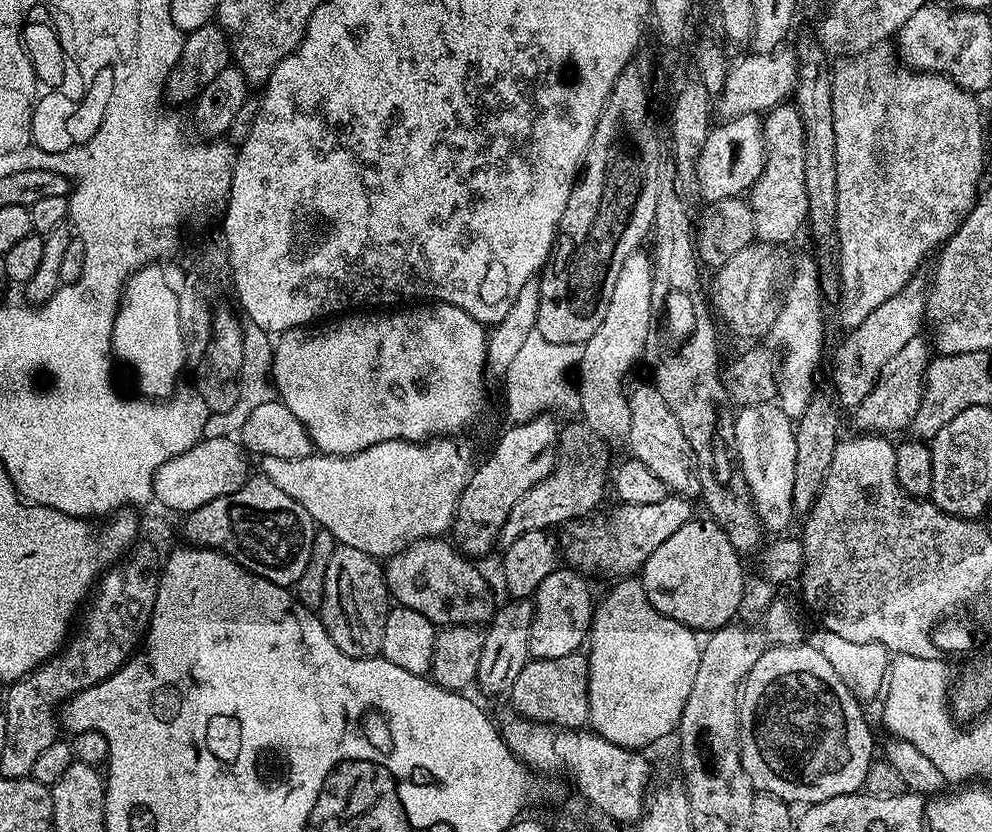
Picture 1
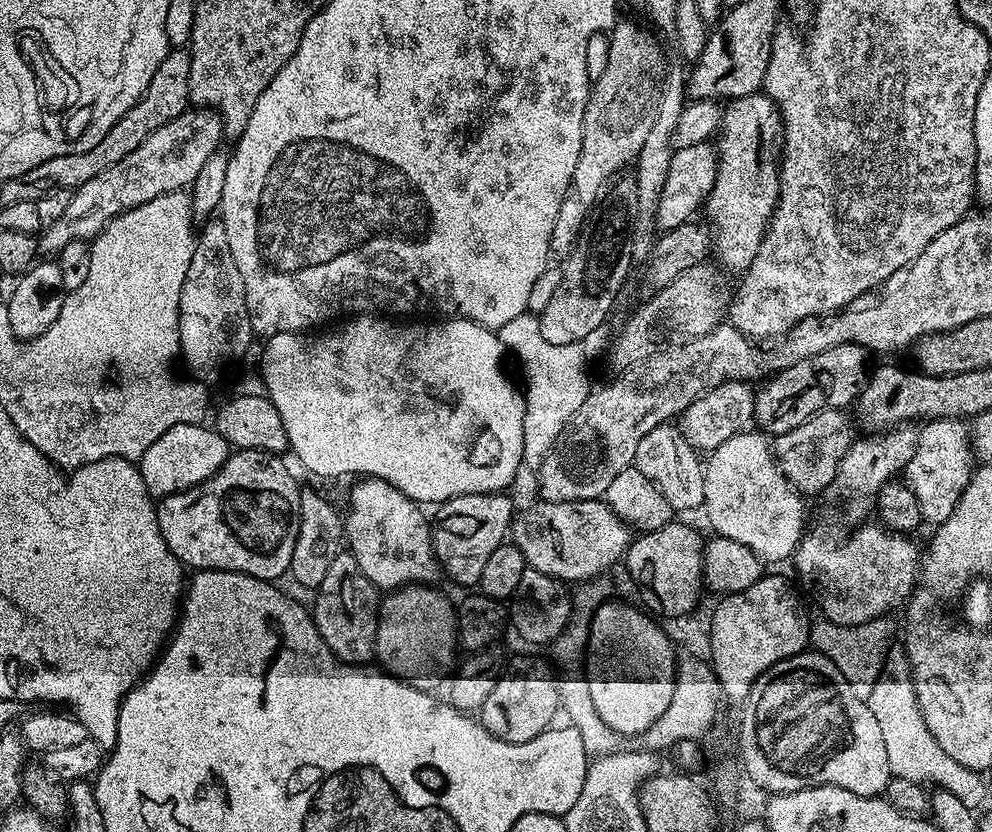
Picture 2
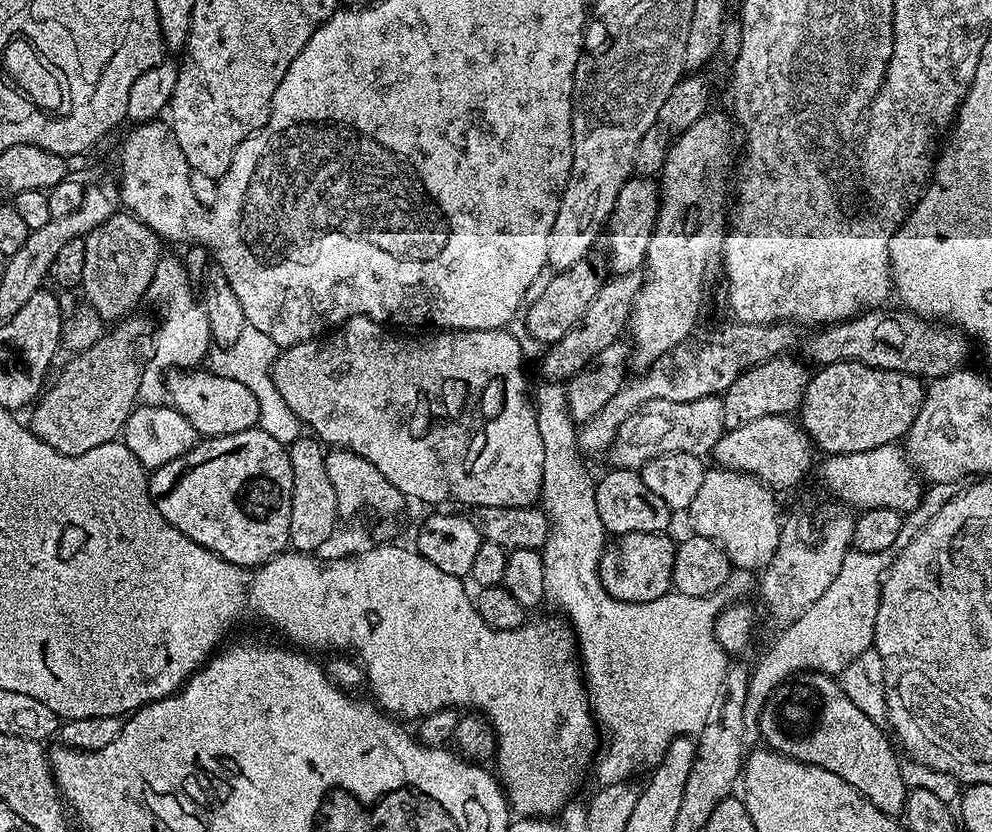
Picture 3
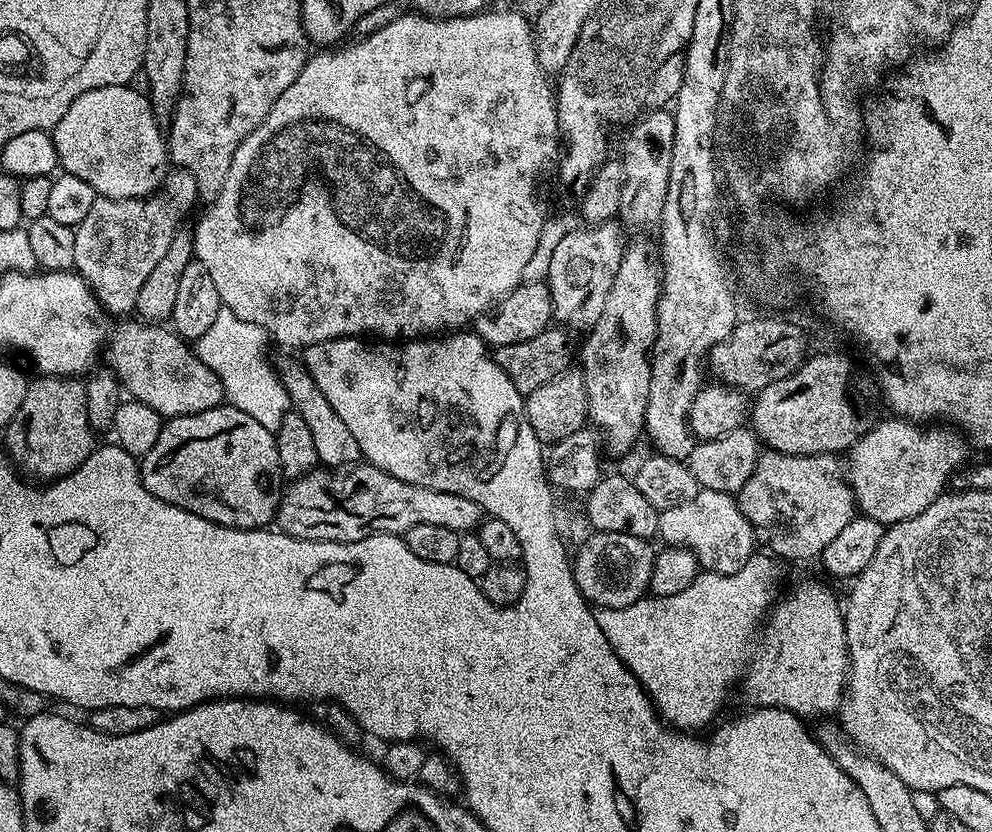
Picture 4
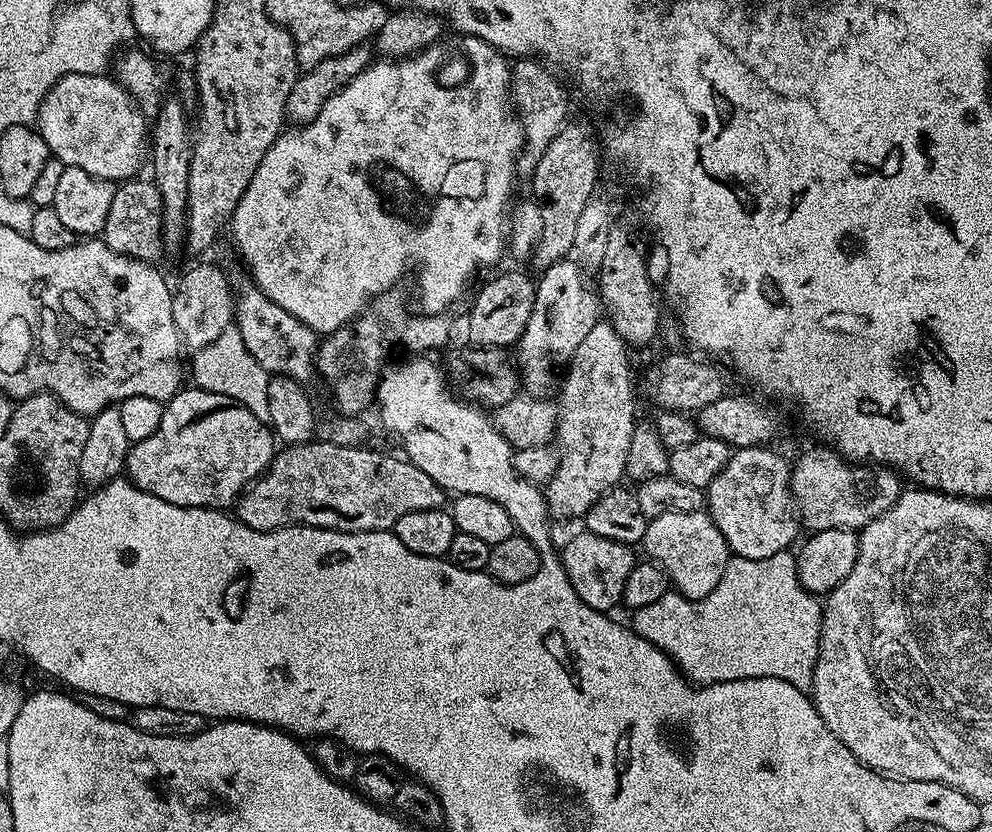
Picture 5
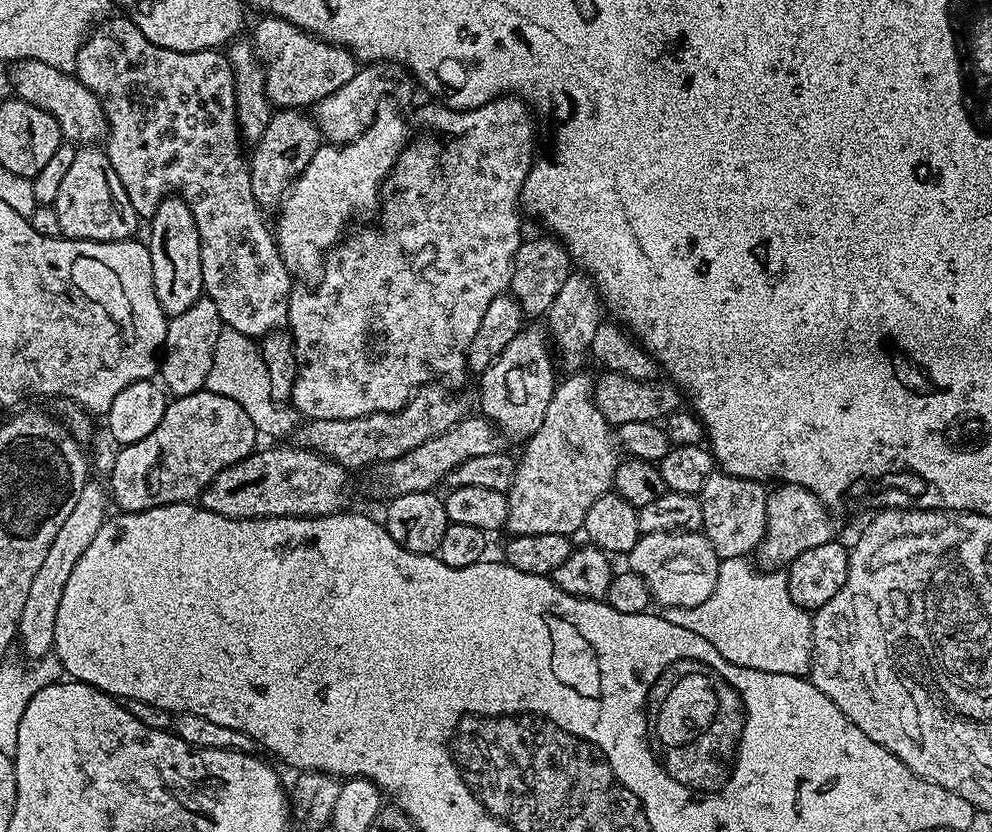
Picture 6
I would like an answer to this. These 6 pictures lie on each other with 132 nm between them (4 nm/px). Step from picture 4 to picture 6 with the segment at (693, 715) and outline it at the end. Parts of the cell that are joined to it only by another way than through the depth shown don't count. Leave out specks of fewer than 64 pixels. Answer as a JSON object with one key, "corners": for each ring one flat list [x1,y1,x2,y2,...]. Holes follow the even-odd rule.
{"corners":[[726,558,718,566,714,594,702,606,665,608,666,622,694,630,722,658,743,668,766,670,774,674,807,677,812,670,812,616,809,609,790,598,788,573,784,570,761,570,751,559]]}

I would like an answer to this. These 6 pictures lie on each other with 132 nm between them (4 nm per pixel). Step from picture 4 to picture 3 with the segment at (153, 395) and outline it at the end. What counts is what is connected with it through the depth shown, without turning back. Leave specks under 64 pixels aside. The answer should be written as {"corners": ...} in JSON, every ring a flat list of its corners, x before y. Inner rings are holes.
{"corners":[[173,370,166,376,166,400,190,426,204,438,238,434,238,430,259,425,258,400,242,382,226,378,211,370],[204,371,204,372,202,372]]}

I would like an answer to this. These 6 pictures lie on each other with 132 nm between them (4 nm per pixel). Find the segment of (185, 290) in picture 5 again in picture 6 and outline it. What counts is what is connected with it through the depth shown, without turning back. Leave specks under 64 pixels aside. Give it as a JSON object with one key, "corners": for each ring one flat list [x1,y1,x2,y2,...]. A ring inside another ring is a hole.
{"corners":[[201,297,189,310,173,316,168,321,164,347,158,366,163,387,173,396,189,396,204,388,205,380,213,366,213,354,224,325,218,308,208,297]]}

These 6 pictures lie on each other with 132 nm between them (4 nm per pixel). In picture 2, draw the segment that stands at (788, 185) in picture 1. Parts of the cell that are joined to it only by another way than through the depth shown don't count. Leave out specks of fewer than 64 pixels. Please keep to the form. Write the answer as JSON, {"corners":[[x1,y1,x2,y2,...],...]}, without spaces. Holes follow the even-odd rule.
{"corners":[[763,91,753,92,751,96,737,96,723,109,718,139,714,144,718,153,716,181,710,190,708,199,702,205,702,212,703,215,708,215,707,223,714,233,715,251,720,251,721,258,728,264,747,266,756,257,760,243,764,241,764,233,768,230,772,212,780,197,778,160,775,155,772,157,772,148,764,140,772,140,775,136,777,139,781,132,782,125,776,110,776,103,764,95]]}

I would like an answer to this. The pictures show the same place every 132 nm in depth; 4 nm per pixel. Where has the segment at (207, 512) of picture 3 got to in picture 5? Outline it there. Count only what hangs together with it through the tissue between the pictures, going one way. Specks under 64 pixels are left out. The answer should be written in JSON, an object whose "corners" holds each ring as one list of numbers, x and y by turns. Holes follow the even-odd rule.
{"corners":[[188,386,164,404,158,430,154,430,150,438,129,447,126,476,134,486,154,494,154,498,162,498,162,502,183,508,228,510,252,481,264,475,277,451,278,441,272,435,271,427,261,417,246,410,246,406,234,402,234,398,226,398,226,394]]}

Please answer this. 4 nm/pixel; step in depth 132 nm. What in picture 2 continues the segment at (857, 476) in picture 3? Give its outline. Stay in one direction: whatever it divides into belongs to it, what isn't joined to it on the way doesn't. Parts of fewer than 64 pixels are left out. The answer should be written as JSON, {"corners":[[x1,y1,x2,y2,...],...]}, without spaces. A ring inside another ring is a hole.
{"corners":[[932,418,919,429,914,454,902,469,902,480,910,490,914,490,920,515,927,523,929,520,932,526,939,526,946,522,946,518,950,518,950,514,954,514,954,506,958,506,966,486,972,480,972,460,974,453,970,443,970,428,963,419]]}

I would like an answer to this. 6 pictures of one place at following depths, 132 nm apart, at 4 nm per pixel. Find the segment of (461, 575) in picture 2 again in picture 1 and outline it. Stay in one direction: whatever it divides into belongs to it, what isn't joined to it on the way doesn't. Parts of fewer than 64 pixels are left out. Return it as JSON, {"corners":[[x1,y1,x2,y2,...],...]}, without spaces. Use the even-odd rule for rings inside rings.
{"corners":[[539,416,508,426,512,428,501,434,492,453,481,464,479,461,475,465,471,478,466,482,466,490,462,490,462,498,458,498,450,529,451,539,463,555,477,558,497,547,506,514,510,514,510,506,514,506,514,502,518,502,530,486,542,482,542,478,552,472,561,429,556,428,555,422,550,419]]}

